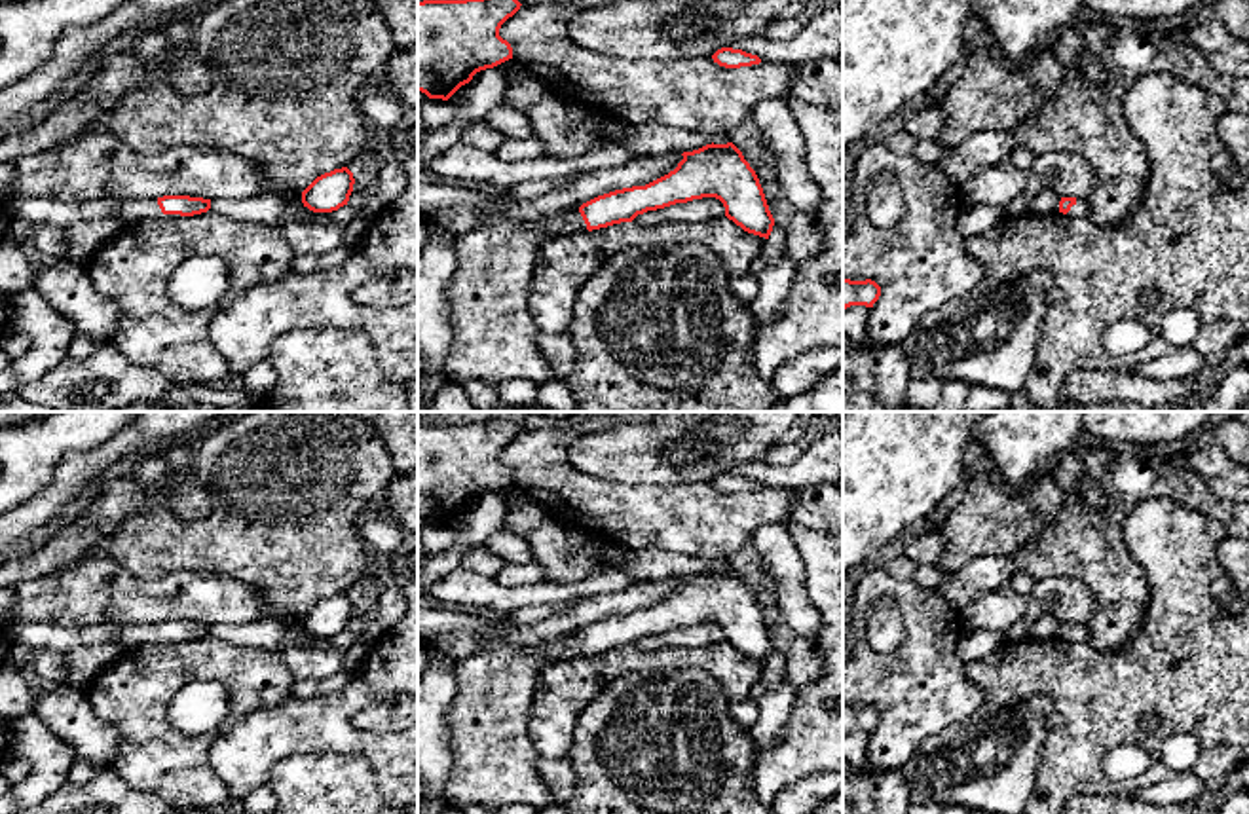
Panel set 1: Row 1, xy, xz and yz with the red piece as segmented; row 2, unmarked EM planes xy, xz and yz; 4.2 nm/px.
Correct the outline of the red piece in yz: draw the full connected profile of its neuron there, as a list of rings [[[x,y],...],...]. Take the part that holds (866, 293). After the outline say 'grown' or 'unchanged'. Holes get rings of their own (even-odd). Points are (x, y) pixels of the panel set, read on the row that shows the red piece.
[[[843,279],[843,309],[850,305],[873,307],[879,296],[881,287],[871,279],[866,281]]]; unchanged

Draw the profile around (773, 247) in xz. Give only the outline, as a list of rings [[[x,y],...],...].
[[[776,224],[773,226],[773,231],[765,243],[763,252],[752,262],[752,266],[748,268],[748,271],[759,279],[759,275],[765,271],[765,268],[773,262],[776,262],[782,256],[782,245],[784,245],[784,237],[782,237],[784,230]]]

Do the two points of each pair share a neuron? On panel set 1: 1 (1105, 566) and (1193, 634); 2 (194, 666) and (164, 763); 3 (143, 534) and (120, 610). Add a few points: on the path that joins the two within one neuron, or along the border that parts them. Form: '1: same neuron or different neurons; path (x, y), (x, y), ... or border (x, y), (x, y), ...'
1: different neurons; border (1136, 558), (1149, 602), (1128, 640)
2: same neuron; path (167, 685), (156, 697), (156, 737)
3: different neurons; border (109, 554), (143, 579), (160, 579), (177, 572)

